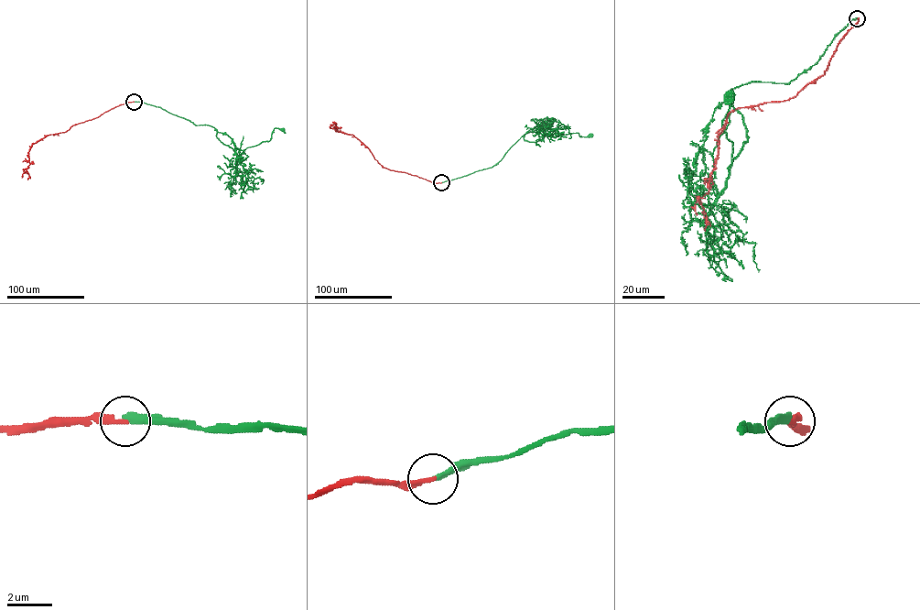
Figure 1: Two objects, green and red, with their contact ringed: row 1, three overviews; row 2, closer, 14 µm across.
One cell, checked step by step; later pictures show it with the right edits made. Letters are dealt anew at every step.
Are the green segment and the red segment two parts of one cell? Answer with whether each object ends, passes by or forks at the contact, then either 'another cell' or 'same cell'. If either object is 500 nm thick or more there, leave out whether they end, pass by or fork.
green ends; red ends; same cell

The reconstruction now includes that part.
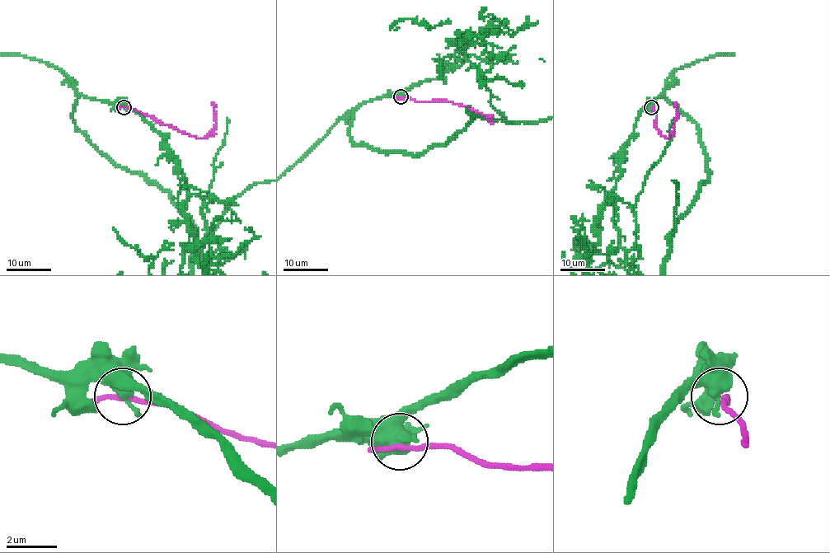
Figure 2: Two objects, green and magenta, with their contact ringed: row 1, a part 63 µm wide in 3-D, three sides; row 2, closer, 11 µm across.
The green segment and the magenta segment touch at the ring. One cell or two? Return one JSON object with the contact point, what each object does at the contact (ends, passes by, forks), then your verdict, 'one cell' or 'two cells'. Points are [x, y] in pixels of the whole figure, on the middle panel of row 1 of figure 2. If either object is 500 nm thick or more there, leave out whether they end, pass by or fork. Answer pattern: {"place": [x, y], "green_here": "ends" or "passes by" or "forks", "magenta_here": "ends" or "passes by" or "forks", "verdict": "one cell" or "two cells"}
{"place": [400, 96], "verdict": "two cells"}

